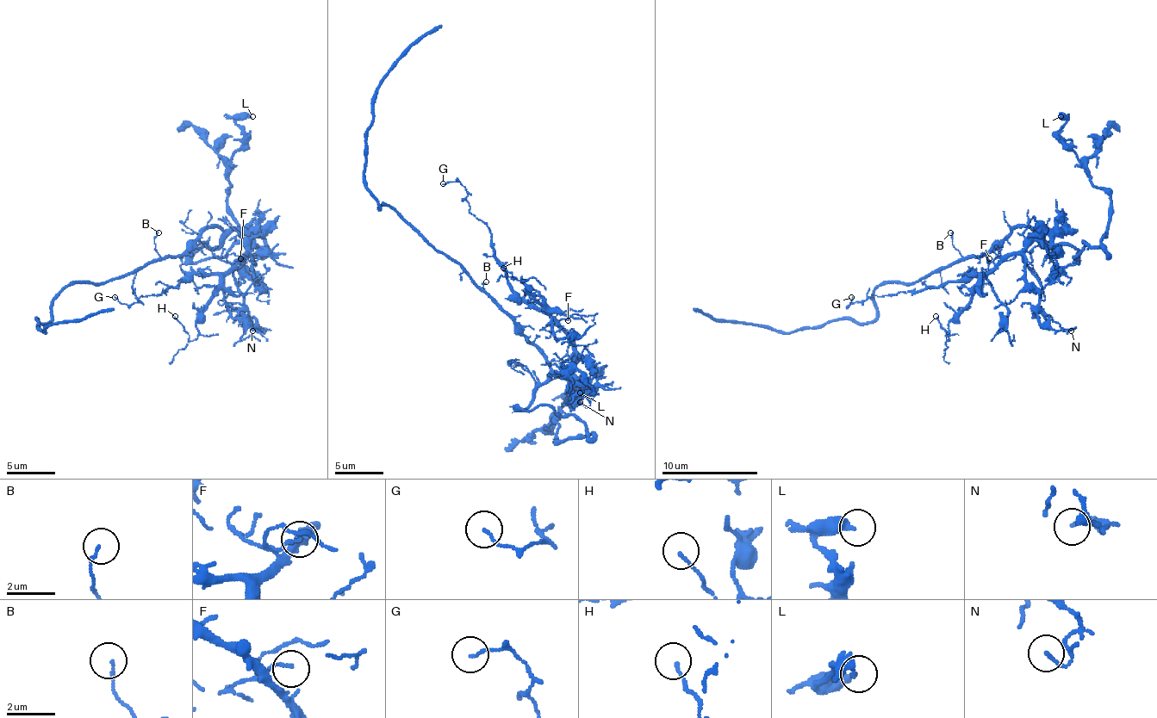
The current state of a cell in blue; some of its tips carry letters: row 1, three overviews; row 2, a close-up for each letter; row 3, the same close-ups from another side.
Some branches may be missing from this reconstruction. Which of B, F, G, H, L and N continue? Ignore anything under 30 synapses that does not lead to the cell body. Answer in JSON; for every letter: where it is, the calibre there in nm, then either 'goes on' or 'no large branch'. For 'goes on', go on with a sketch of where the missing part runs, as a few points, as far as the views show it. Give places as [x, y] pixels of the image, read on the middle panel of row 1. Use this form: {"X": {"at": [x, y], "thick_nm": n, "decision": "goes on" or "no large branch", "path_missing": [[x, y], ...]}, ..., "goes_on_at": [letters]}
{"B": {"at": [486, 281], "thick_nm": 120, "decision": "no large branch"}, "F": {"at": [568, 320], "thick_nm": 120, "decision": "no large branch"}, "G": {"at": [443, 183], "thick_nm": 100, "decision": "no large branch"}, "H": {"at": [503, 268], "thick_nm": 120, "decision": "no large branch"}, "L": {"at": [580, 393], "thick_nm": 400, "decision": "no large branch"}, "N": {"at": [580, 402], "thick_nm": 130, "decision": "no large branch"}, "goes_on_at": []}

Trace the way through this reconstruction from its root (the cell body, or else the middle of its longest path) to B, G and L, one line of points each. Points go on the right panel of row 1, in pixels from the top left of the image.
B: (986, 254), (962, 256), (953, 244), (950, 232)
G: (986, 254), (1029, 222), (1025, 244), (989, 273), (965, 273), (936, 287), (871, 294), (849, 304), (851, 297)
L: (986, 254), (1017, 227), (1071, 244), (1078, 261), (1083, 242), (1102, 249), (1109, 196), (1059, 133), (1060, 116)

